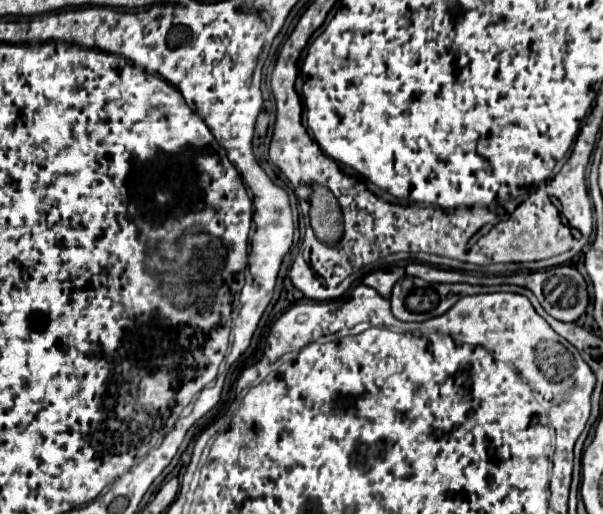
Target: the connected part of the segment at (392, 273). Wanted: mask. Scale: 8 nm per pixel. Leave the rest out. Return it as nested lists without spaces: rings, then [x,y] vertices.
[[[392,268],[392,270],[376,270],[368,274],[362,282],[370,288],[374,288],[380,296],[388,298],[392,292],[392,286],[404,276],[404,268]]]

